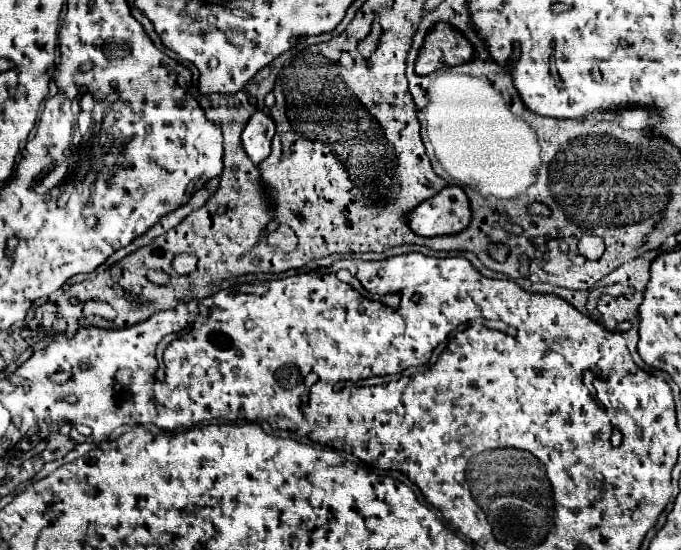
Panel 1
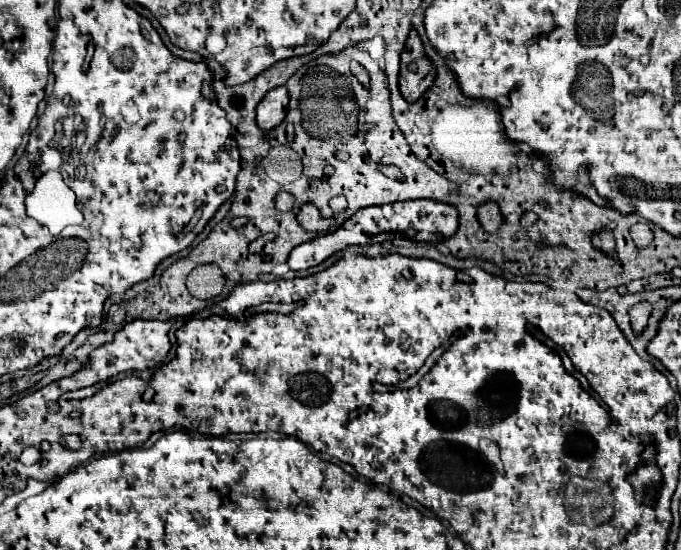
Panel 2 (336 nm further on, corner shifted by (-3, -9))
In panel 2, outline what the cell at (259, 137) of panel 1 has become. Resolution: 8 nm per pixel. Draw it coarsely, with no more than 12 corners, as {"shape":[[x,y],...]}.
{"shape":[[286,86],[270,90],[256,108],[258,128],[280,126],[288,110]]}

